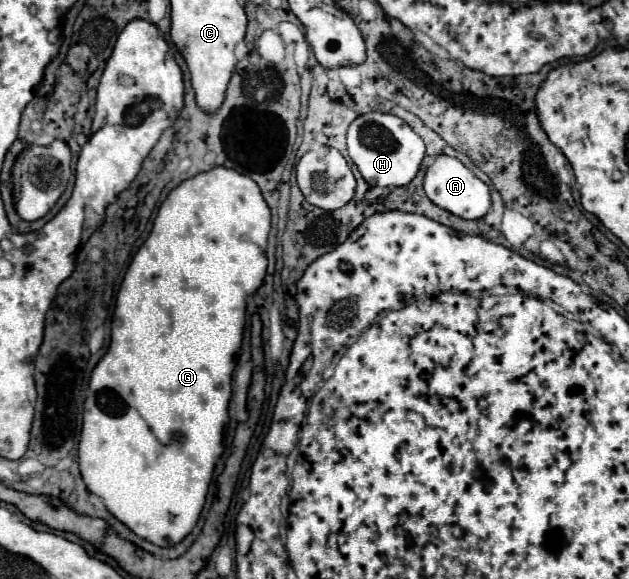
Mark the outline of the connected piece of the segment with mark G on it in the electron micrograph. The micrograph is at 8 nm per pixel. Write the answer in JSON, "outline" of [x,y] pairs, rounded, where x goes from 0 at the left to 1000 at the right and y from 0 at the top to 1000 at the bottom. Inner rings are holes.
{"outline":[[[347,285],[334,295],[321,295],[312,306],[289,313],[283,323],[277,323],[267,333],[267,340],[251,361],[235,413],[210,444],[197,485],[188,499],[184,534],[178,547],[175,599],[143,648],[143,679],[134,693],[134,731],[130,731],[127,765],[124,765],[124,801],[140,848],[162,858],[169,879],[184,896],[191,896],[203,914],[210,914],[216,924],[235,931],[251,945],[273,945],[305,917],[324,876],[340,800],[356,775],[353,755],[356,755],[356,734],[362,727],[362,693],[369,682],[366,661],[375,630],[375,606],[382,603],[385,579],[388,579],[391,516],[417,492],[417,482],[423,475],[423,458],[426,458],[423,416],[429,402],[431,378],[431,364],[413,333],[410,316],[401,306],[391,306],[388,299],[378,299],[375,292],[356,285]]]}

